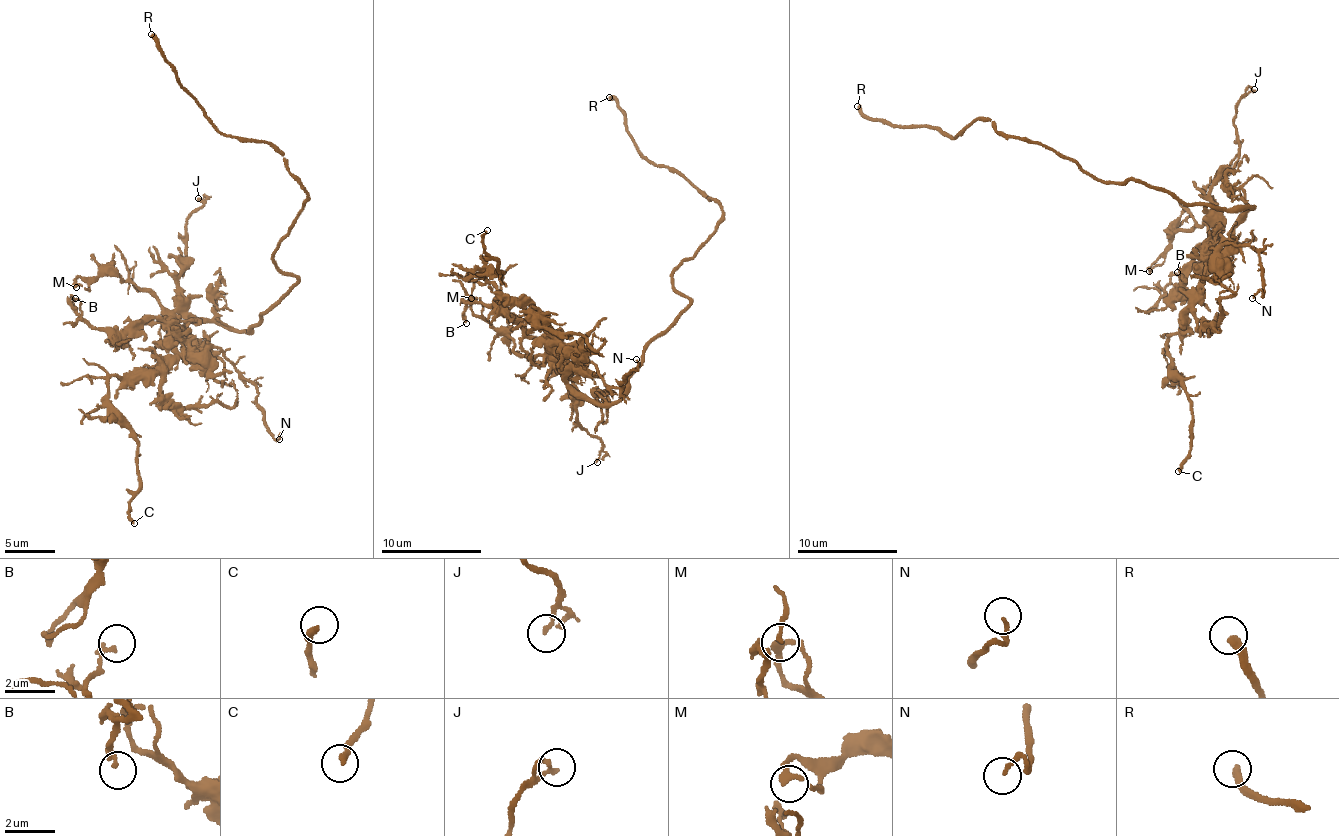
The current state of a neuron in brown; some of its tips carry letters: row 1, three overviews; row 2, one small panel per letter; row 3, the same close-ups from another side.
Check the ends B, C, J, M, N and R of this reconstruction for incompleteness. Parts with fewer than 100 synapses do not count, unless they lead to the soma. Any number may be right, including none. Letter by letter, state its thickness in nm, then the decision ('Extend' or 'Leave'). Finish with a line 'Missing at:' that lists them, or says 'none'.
B: Thickness 200 nm. Leave
C: Thickness 240 nm. Leave
J: Thickness 170 nm. Leave
M: Thickness 190 nm. Leave
N: Thickness 150 nm. Leave
R: Thickness 320 nm. Extend
Missing at: R

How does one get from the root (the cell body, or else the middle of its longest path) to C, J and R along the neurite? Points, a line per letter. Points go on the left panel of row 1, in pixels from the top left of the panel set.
C: (273, 307), (247, 334), (196, 319), (185, 354), (109, 379), (107, 407), (137, 443), (134, 523)
J: (273, 307), (247, 334), (196, 319), (181, 332), (179, 273), (188, 214), (205, 201), (198, 198)
R: (273, 307), (297, 279), (273, 253), (305, 189), (271, 145), (224, 135), (181, 85), (151, 34)

